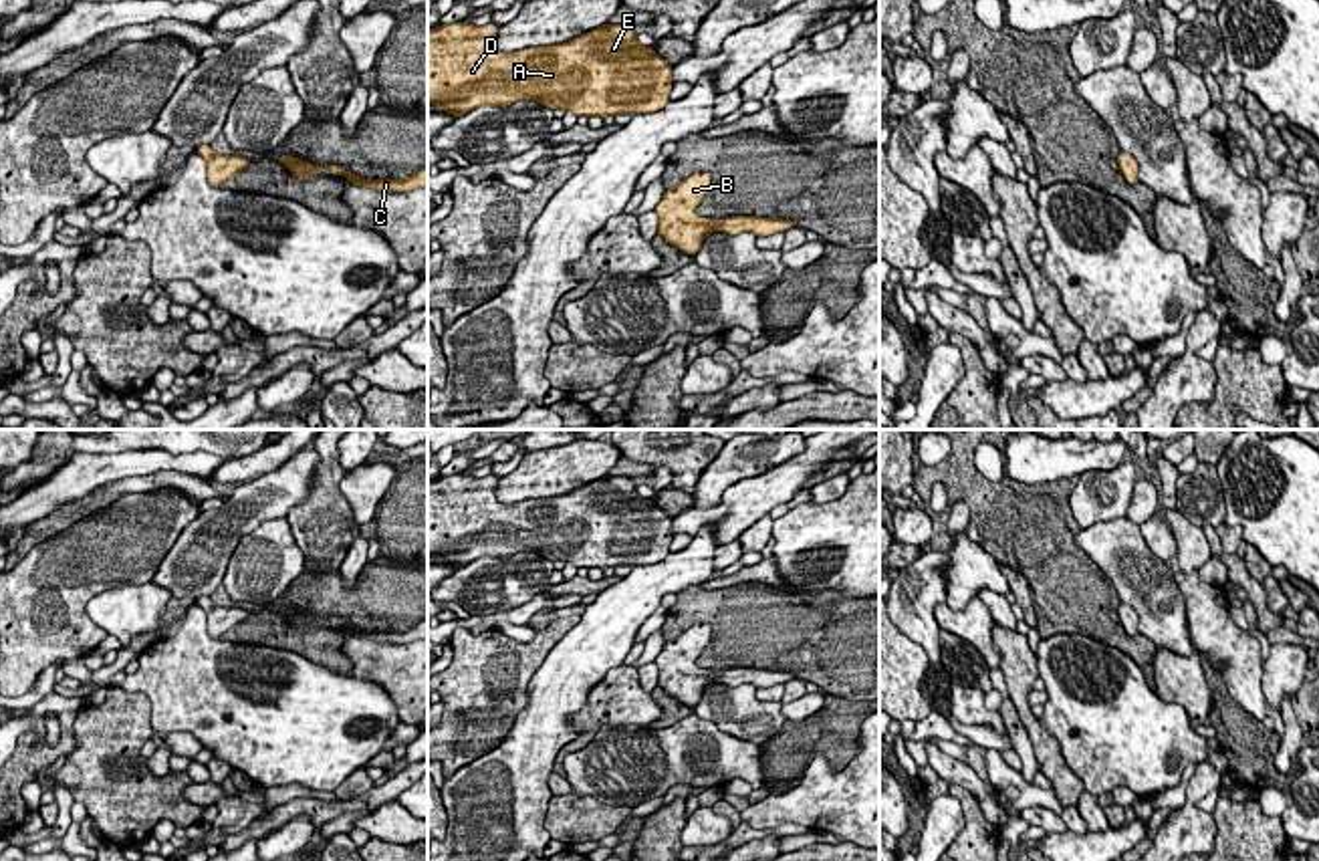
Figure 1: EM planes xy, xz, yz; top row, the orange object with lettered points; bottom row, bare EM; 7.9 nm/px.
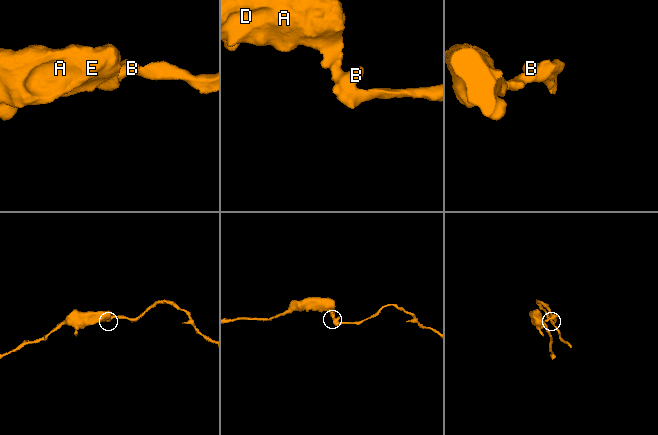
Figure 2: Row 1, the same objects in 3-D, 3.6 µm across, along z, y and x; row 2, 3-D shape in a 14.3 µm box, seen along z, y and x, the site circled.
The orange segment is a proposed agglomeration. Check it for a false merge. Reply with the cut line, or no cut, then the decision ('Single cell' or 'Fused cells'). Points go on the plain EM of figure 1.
No split. Single cell

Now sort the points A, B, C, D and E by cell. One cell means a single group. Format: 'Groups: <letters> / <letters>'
Groups: A B C D E

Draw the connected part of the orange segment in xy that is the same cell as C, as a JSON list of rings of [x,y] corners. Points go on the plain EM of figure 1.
[[[280,607],[276,609],[280,615],[284,615],[296,629],[311,631],[315,625],[339,625],[349,631],[353,637],[363,637],[379,643],[411,643],[417,639],[428,639],[428,619],[422,619],[417,625],[413,625],[407,631],[363,631],[351,623],[345,623],[337,617],[325,617],[323,621],[309,617],[307,613],[292,609],[292,607]]]

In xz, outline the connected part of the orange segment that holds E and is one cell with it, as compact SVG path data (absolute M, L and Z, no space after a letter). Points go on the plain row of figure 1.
M454 474L428 482L428 555L456 571L480 557L504 559L516 552L536 552L577 569L655 565L670 555L672 518L651 498L637 494L633 478L603 476L565 496L510 506L496 498L496 484L492 474Z

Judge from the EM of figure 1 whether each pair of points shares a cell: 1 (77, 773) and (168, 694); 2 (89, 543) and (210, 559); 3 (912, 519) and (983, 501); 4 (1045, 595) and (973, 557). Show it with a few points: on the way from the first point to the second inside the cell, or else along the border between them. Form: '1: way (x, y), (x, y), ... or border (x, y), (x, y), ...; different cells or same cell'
1: border (117, 686), (142, 692), (148, 698), (154, 732); different cells
2: border (196, 515), (152, 579); different cells
3: border (924, 509), (934, 529); different cells
4: border (989, 553), (999, 565); different cells

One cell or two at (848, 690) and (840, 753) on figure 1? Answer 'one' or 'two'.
two

